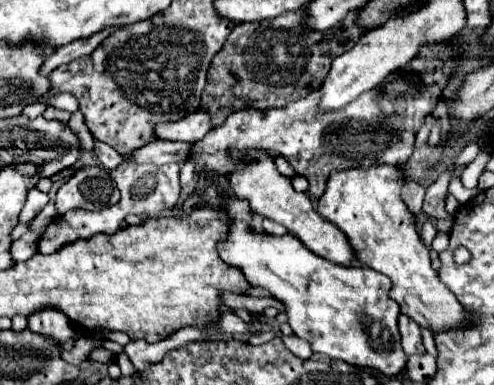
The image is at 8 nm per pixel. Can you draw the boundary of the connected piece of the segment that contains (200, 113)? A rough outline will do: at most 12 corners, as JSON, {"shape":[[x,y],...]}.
{"shape":[[197,109],[157,127],[157,137],[195,143],[211,131],[211,115]]}

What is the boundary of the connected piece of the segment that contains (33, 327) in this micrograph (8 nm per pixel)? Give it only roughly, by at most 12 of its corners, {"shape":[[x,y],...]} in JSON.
{"shape":[[33,313],[29,331],[57,343],[77,341],[63,313]]}

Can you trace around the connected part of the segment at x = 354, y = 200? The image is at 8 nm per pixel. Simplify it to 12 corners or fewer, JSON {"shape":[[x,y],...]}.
{"shape":[[393,165],[331,171],[317,213],[431,331],[467,325]]}

